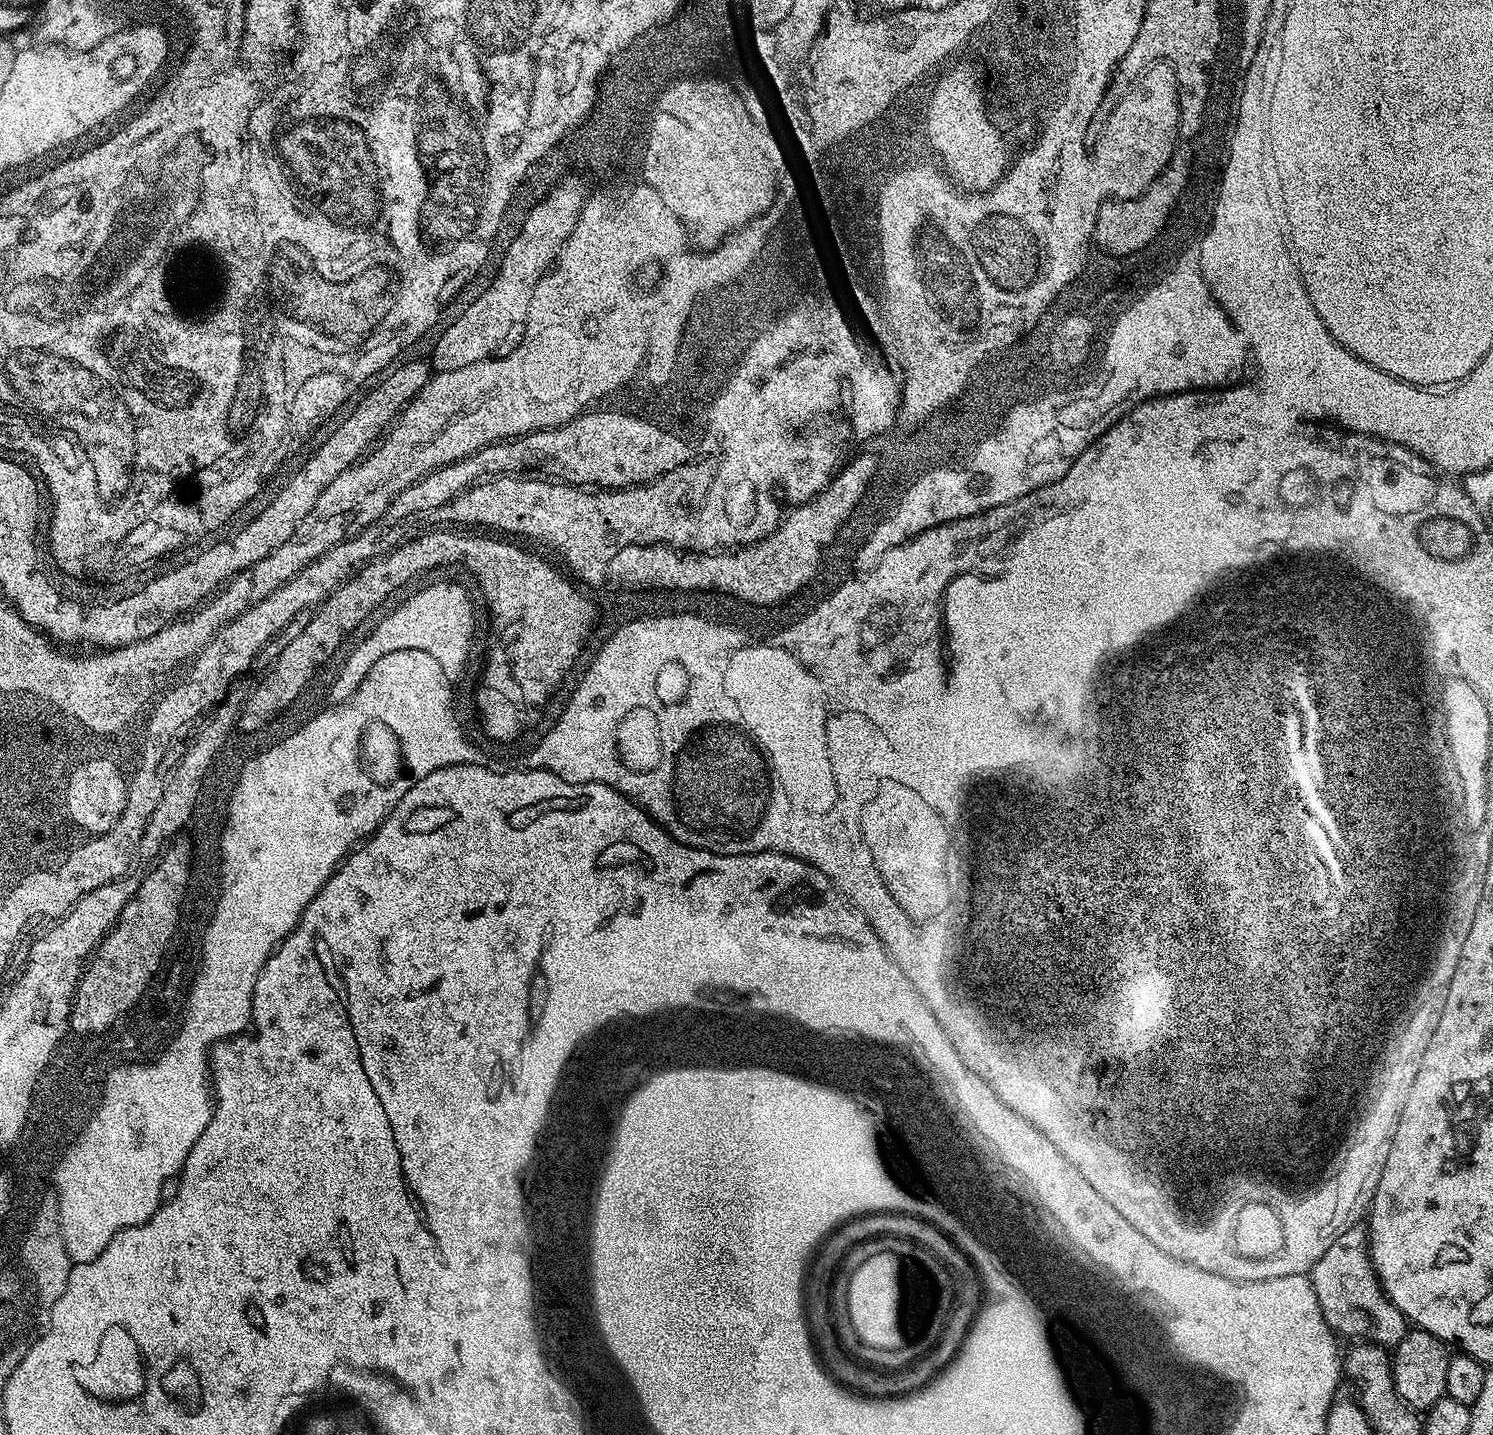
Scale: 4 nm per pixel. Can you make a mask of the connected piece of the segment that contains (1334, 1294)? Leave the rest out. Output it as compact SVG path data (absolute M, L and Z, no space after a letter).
M1363 1227L1348 1228L1322 1254L1312 1266L1310 1273L1310 1287L1318 1298L1318 1306L1324 1315L1324 1321L1337 1337L1345 1336L1348 1342L1367 1342L1379 1344L1385 1350L1395 1350L1398 1342L1410 1330L1410 1325L1402 1313L1390 1302L1387 1291L1380 1287L1380 1279L1372 1269L1372 1255L1368 1252L1368 1233Z

